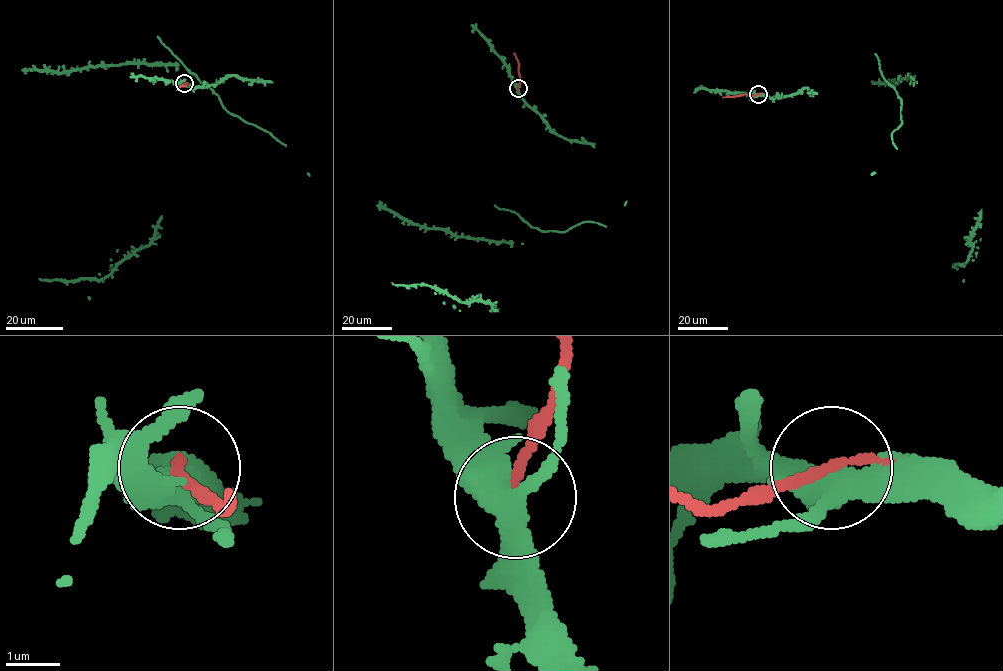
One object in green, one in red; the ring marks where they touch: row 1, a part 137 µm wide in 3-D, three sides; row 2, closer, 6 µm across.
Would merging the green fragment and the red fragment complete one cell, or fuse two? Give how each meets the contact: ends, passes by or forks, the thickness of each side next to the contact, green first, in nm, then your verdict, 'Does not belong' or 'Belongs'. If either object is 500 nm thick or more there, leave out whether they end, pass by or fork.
At the ring green forks. At the ring red ends. Thickness 440 nm (green) against 240 nm. Does not belong

